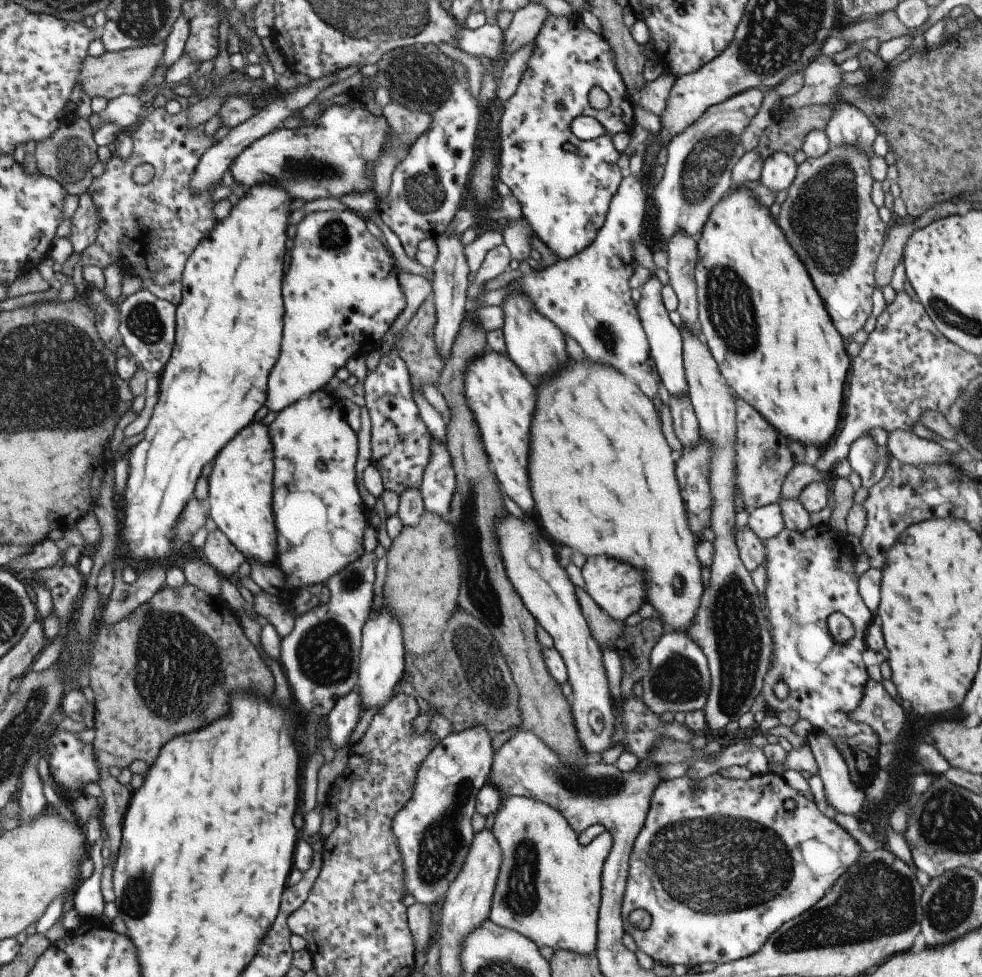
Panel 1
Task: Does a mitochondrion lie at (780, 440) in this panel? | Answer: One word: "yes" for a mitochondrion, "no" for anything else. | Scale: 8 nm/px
no

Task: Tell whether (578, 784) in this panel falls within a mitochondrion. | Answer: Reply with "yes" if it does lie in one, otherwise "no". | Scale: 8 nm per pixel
yes

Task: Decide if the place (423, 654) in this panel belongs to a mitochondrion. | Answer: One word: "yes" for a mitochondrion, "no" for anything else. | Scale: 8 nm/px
no

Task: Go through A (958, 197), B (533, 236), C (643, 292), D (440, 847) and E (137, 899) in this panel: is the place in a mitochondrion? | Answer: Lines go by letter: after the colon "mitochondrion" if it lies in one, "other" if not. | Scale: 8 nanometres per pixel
A: other
B: other
C: other
D: mitochondrion
E: mitochondrion

